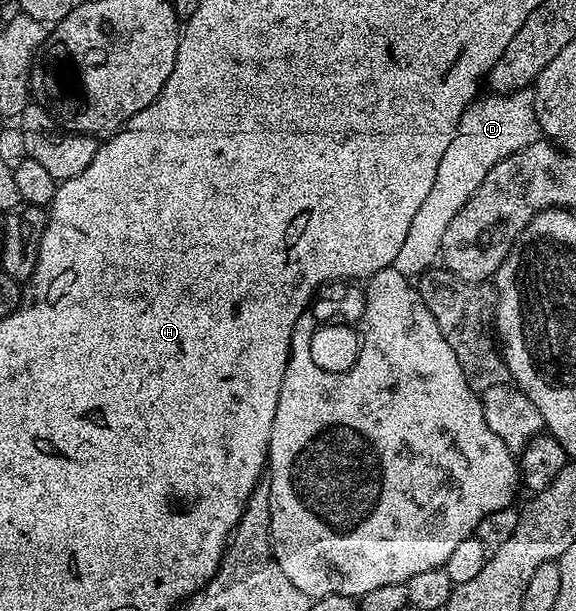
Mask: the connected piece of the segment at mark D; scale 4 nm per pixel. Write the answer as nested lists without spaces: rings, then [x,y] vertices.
[[[533,89],[514,90],[510,94],[490,92],[487,95],[487,98],[475,98],[460,116],[452,144],[448,144],[448,152],[444,152],[440,168],[436,168],[436,184],[432,184],[432,192],[428,192],[424,204],[420,204],[408,228],[408,236],[404,236],[404,245],[400,252],[396,252],[392,268],[405,278],[421,276],[439,261],[444,232],[448,232],[452,216],[456,216],[464,204],[468,204],[480,184],[484,184],[484,176],[488,176],[488,172],[492,172],[500,160],[539,141]]]

